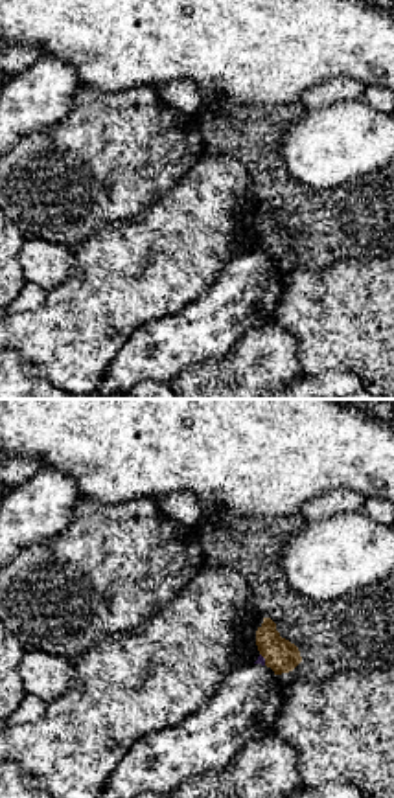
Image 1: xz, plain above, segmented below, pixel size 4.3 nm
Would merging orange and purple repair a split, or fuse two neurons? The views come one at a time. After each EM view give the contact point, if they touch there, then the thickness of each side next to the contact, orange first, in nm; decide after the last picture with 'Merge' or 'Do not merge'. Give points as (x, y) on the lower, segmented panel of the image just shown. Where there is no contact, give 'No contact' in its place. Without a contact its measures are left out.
Touches orange at (264, 657). Thickness 150 nm (orange) against 30 nm

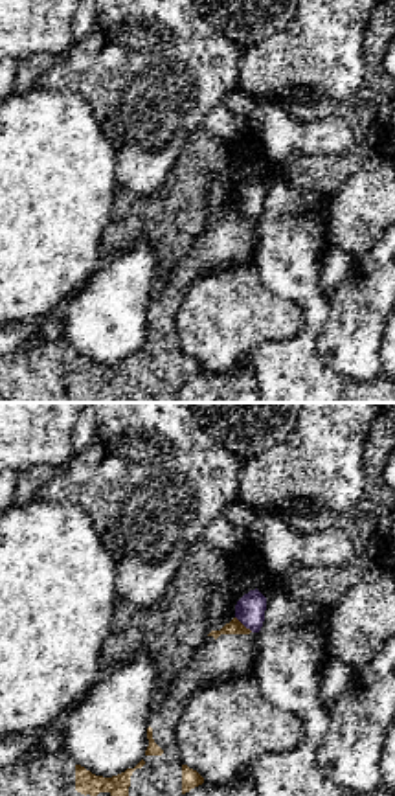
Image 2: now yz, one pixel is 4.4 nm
Touches orange at (243, 625). Thickness 60 nm (orange) against 130 nm

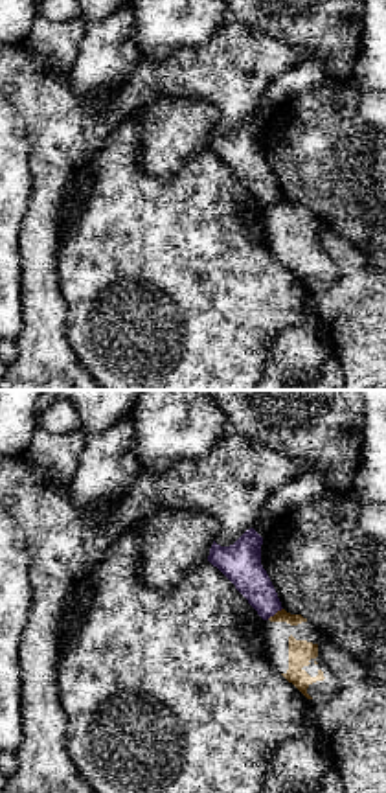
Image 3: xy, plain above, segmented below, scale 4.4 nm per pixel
Touches orange at (276, 613). Thickness 50 nm (orange) against 160 nm

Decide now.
Do not merge

